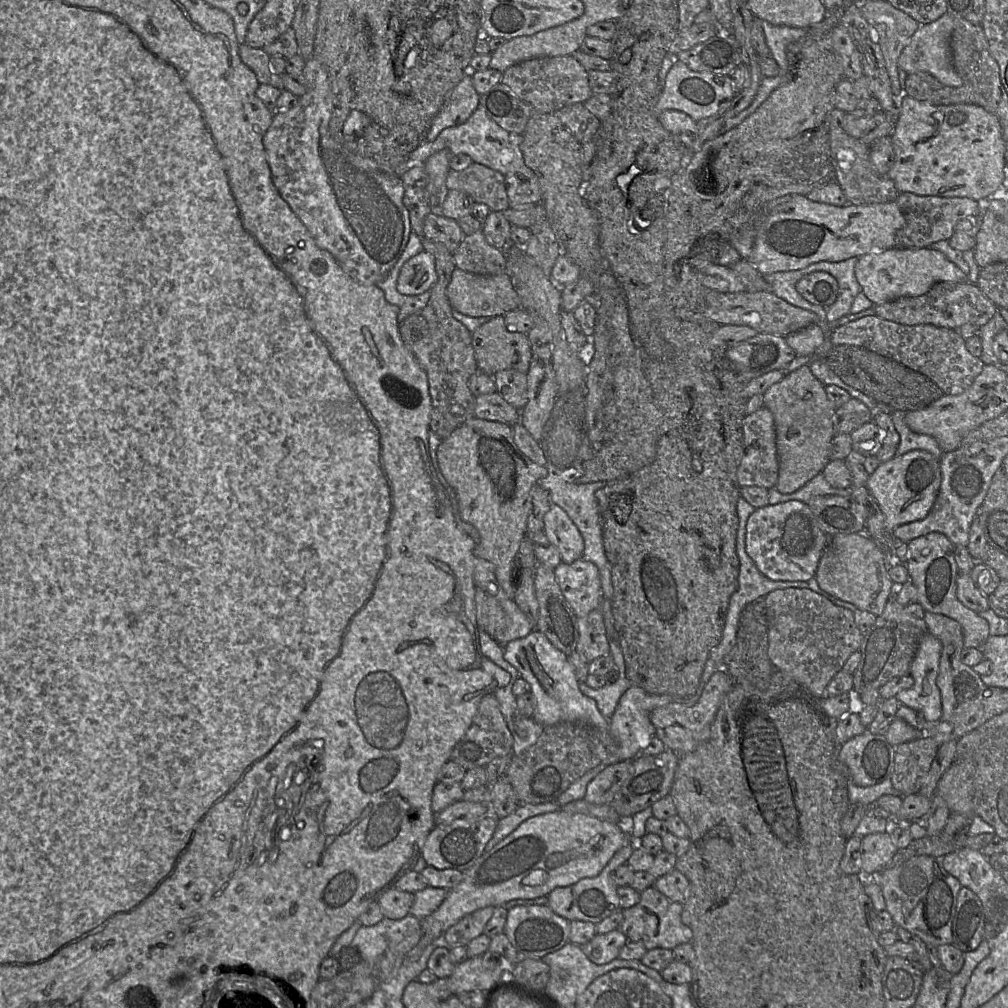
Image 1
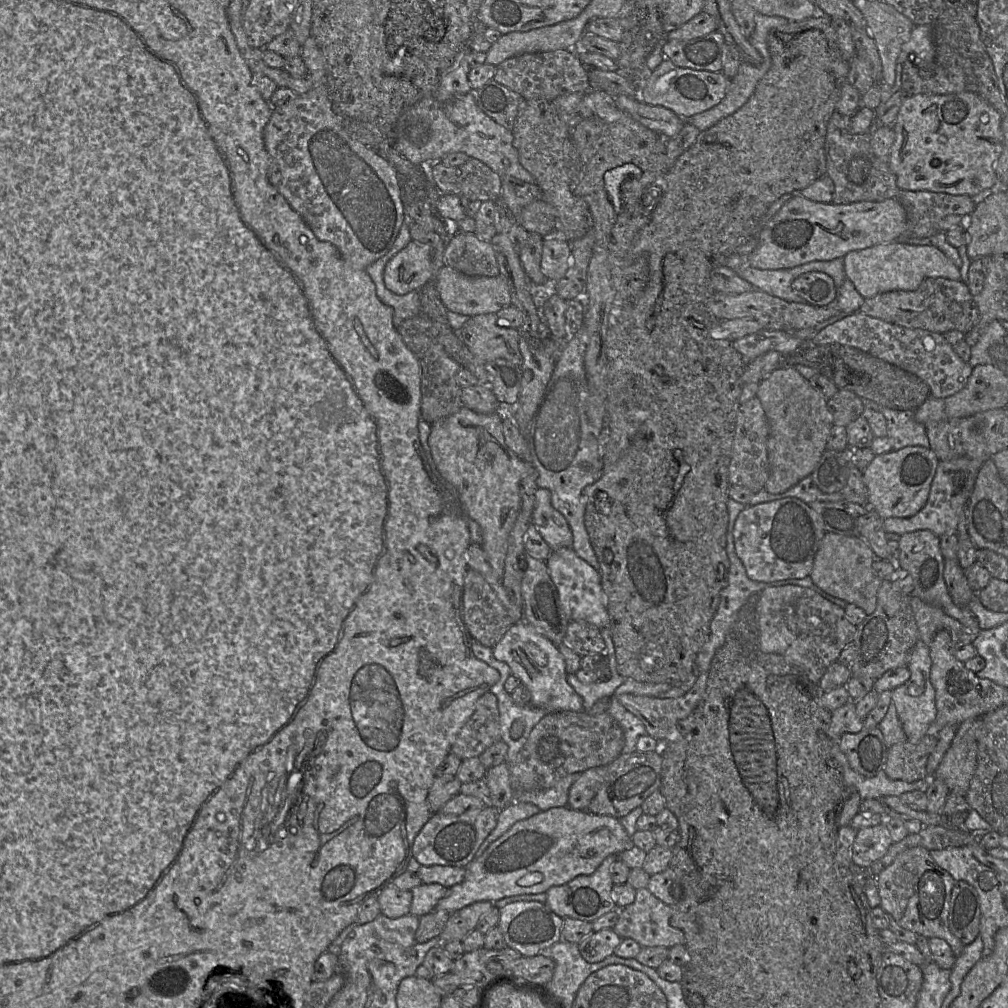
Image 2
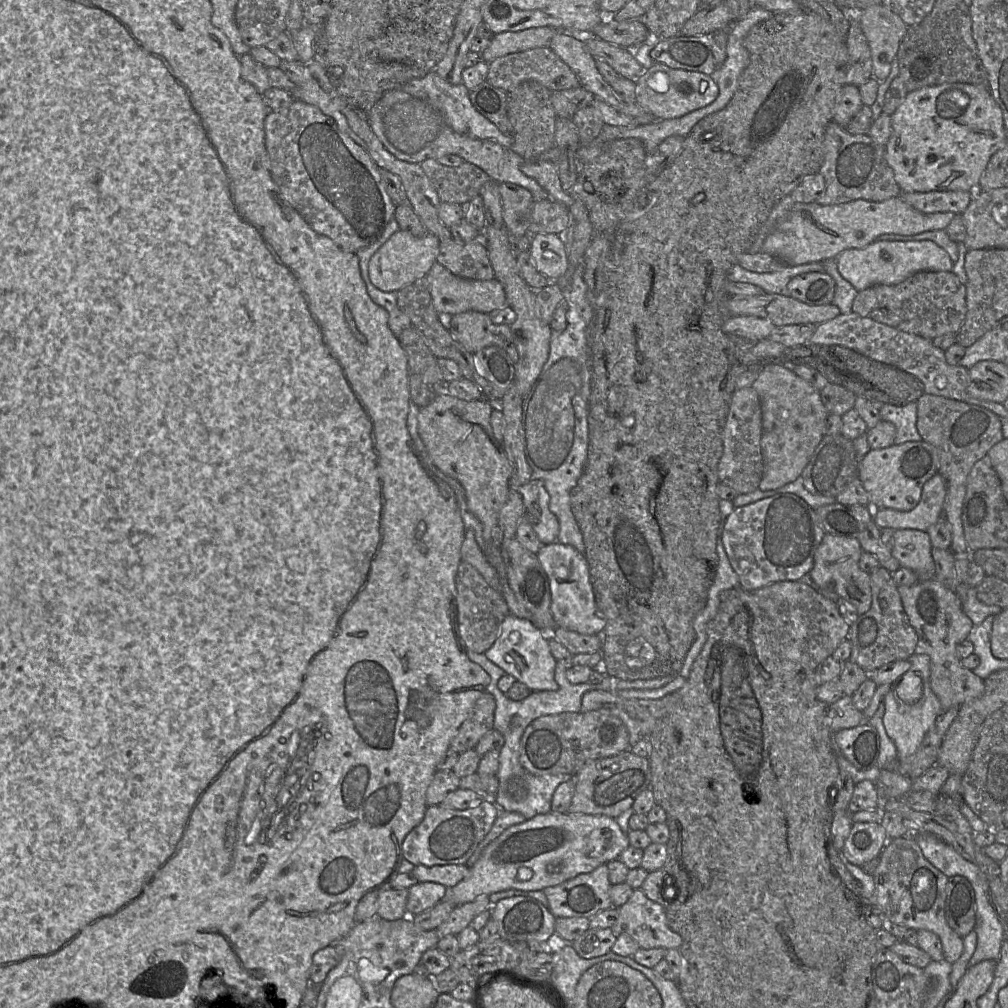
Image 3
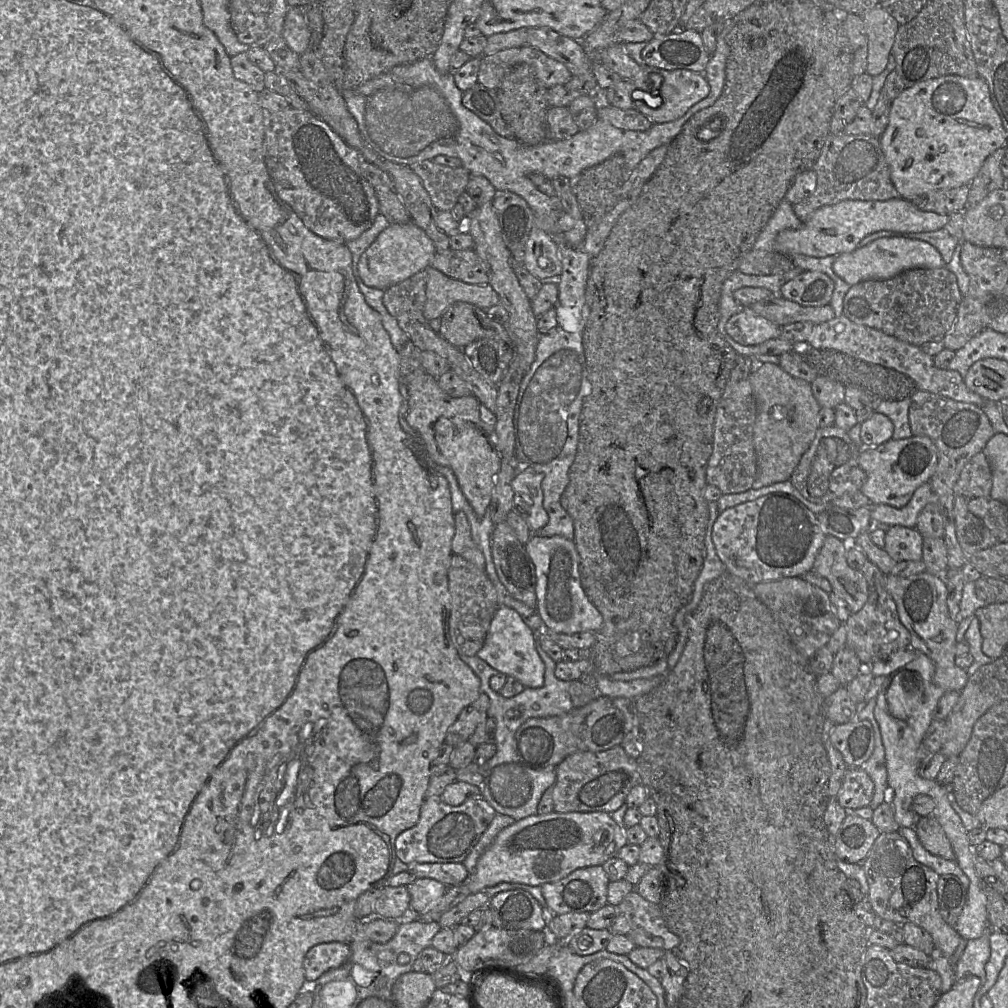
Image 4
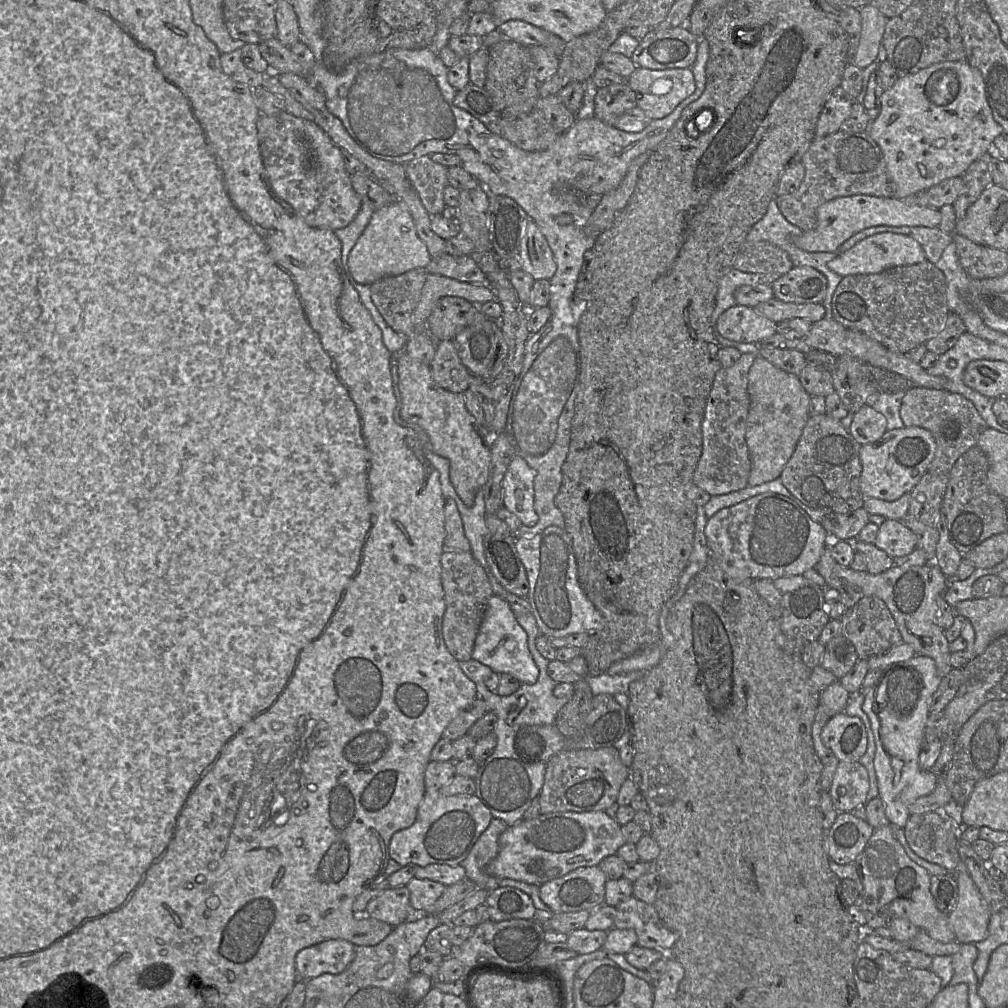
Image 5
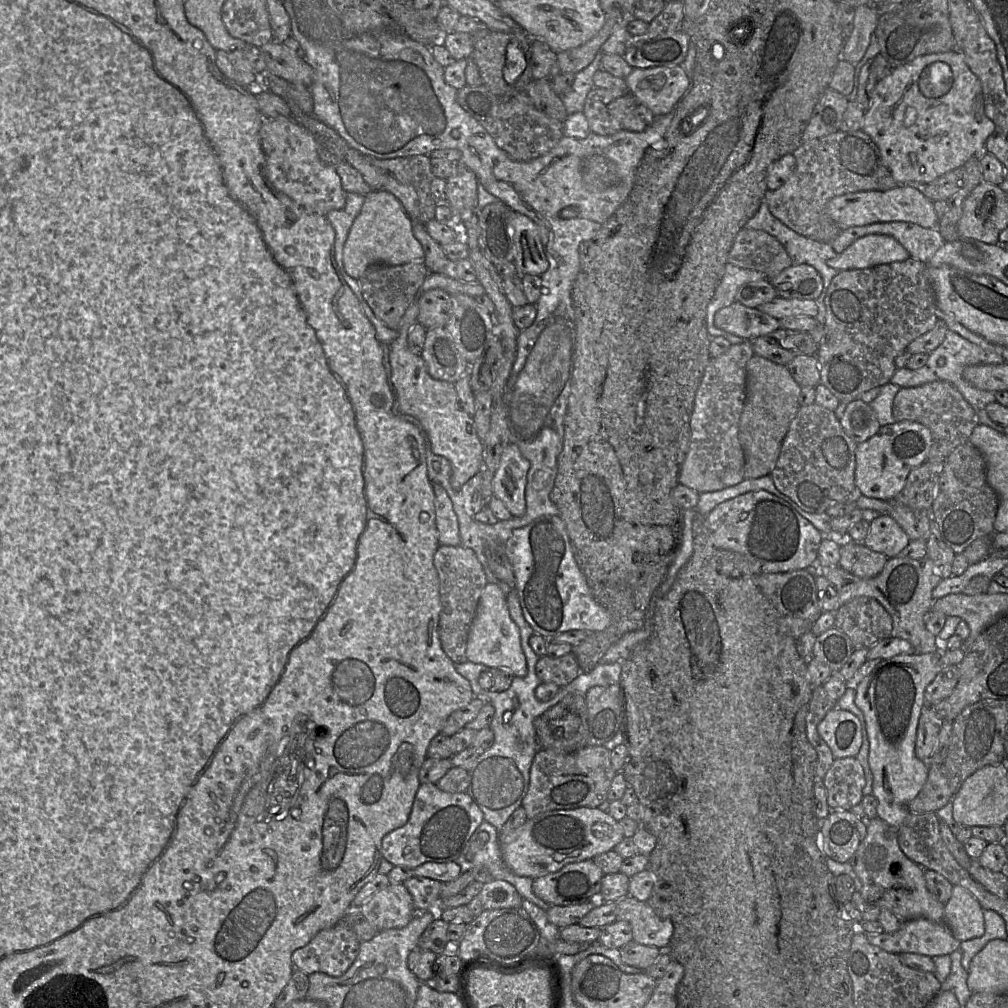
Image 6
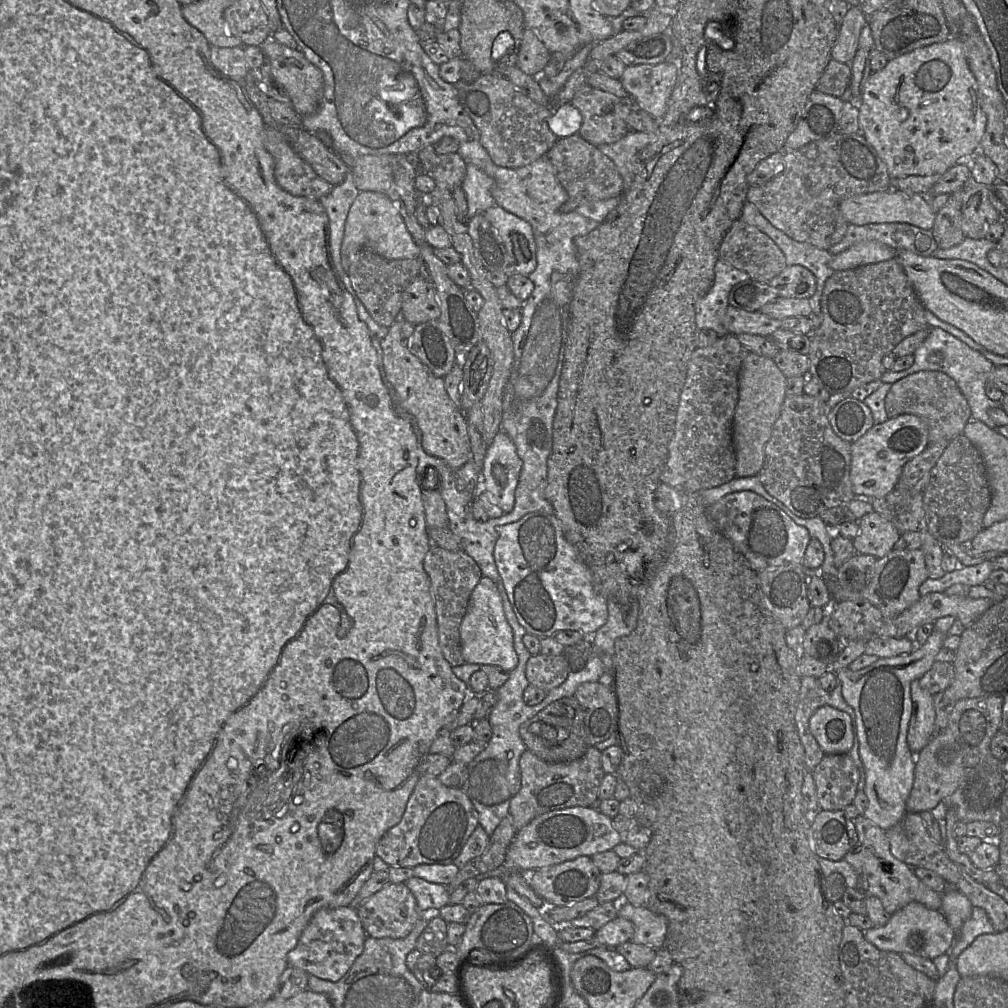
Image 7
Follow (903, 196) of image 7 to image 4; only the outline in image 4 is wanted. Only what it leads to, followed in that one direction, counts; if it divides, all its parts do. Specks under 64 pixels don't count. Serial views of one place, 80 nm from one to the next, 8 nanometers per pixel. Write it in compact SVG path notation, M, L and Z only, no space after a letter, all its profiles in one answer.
M901 197L886 201L844 200L819 208L799 229L781 231L776 237L776 251L789 257L798 254L816 258L841 255L859 248L863 238L877 231L929 232L942 229L947 222L948 215L923 211Z

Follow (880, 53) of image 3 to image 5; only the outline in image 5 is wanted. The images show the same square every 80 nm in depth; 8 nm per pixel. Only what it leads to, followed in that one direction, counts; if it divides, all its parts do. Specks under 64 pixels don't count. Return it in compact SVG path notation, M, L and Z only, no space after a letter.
M870 4L860 8L859 12L861 32L850 63L864 69L877 58L888 18Z

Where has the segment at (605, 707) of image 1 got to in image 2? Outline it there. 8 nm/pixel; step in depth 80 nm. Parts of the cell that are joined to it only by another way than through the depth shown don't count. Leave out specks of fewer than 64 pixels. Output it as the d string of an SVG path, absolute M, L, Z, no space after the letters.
M609 658L609 669L608 680L597 683L584 684L574 674L567 675L569 684L583 699L584 711L590 710L599 700L610 699L624 682L625 678L617 672L615 658Z

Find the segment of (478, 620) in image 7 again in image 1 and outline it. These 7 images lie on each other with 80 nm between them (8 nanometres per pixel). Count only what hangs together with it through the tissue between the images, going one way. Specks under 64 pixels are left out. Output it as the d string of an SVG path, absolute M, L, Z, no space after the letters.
M537 630L525 637L508 642L503 646L503 656L519 672L520 677L530 684L536 706L532 718L543 727L559 722L578 722L601 729L609 729L609 719L599 711L595 700L585 696L579 689L567 656L557 649L544 634Z

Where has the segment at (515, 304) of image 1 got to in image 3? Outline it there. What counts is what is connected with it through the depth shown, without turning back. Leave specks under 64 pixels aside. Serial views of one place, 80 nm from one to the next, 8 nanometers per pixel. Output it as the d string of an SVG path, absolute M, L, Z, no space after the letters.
M435 262L426 275L435 310L440 315L454 315L466 311L490 313L508 305L503 285L495 278L491 280L472 280L452 274L441 264Z

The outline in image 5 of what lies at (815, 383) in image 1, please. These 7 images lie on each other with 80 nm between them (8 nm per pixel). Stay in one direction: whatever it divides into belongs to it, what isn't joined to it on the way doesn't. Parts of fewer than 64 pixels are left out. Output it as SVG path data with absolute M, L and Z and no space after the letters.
M757 356L748 373L750 407L746 442L751 459L749 486L779 479L810 417L811 396L799 377Z

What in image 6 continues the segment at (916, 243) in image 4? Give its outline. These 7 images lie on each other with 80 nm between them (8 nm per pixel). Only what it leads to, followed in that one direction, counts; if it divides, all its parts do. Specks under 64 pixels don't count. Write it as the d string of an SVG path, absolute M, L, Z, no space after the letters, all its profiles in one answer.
M870 234L855 240L836 258L828 260L827 264L838 271L845 271L905 261L909 258L908 251L895 238L884 234Z

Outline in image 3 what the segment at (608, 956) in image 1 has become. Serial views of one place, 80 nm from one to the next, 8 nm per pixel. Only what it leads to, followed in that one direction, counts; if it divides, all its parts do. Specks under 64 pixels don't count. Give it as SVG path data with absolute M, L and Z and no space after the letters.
M589 928L571 943L577 954L584 959L591 959L611 952L617 936L610 928Z

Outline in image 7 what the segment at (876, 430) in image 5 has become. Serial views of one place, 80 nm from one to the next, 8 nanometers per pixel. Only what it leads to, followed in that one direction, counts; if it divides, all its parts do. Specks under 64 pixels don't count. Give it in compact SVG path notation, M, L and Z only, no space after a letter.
M853 397L839 401L829 411L828 418L835 434L849 443L858 440L875 424L870 408Z

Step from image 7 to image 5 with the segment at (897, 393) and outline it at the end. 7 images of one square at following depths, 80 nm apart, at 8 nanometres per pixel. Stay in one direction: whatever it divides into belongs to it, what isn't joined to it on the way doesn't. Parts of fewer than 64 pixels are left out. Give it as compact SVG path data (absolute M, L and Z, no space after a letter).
M912 387L905 392L900 417L905 427L924 428L932 434L936 451L928 471L946 477L957 459L977 446L981 433L988 427L975 406L961 394L922 387Z

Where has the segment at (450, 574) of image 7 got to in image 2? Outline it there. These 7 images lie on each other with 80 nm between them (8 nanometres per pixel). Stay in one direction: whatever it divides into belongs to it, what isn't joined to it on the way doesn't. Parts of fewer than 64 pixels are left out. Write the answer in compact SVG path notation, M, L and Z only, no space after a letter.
M470 568L464 578L462 618L471 637L491 648L513 624L491 586L479 572Z

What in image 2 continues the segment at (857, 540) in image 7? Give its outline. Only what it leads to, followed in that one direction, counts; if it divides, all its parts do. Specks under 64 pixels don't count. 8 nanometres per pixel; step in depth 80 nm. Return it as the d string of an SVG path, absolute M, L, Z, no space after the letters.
M918 530L902 534L899 538L897 567L907 572L914 580L912 596L925 603L942 609L945 614L958 620L962 625L961 643L972 644L981 631L977 618L963 605L956 604L950 596L944 580L944 556L940 548L940 538L929 530Z

